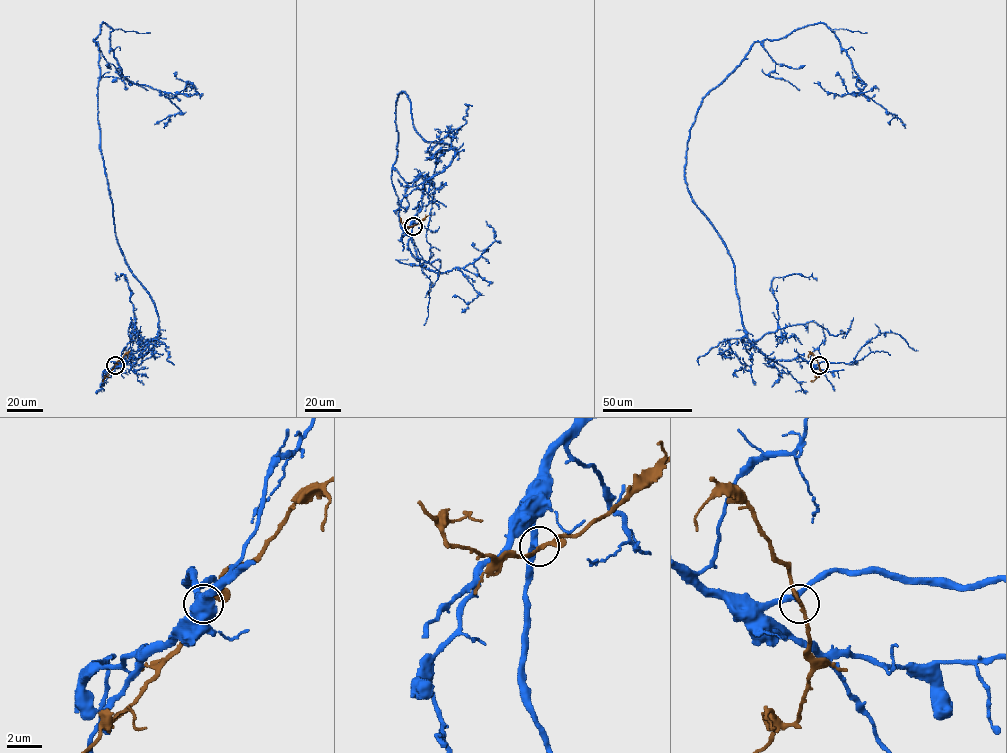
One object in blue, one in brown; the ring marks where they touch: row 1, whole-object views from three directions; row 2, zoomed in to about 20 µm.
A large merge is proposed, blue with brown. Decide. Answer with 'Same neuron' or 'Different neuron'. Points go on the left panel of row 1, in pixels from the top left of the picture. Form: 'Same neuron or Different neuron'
Different neuron

